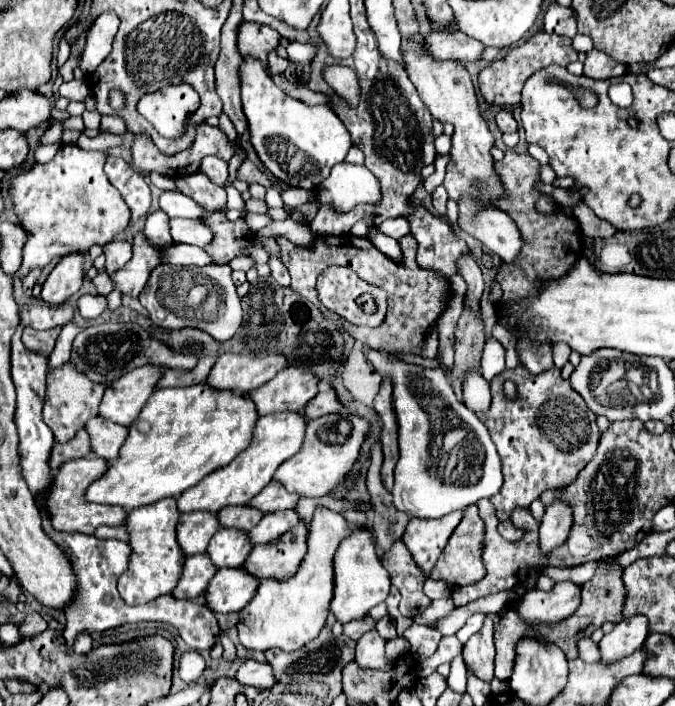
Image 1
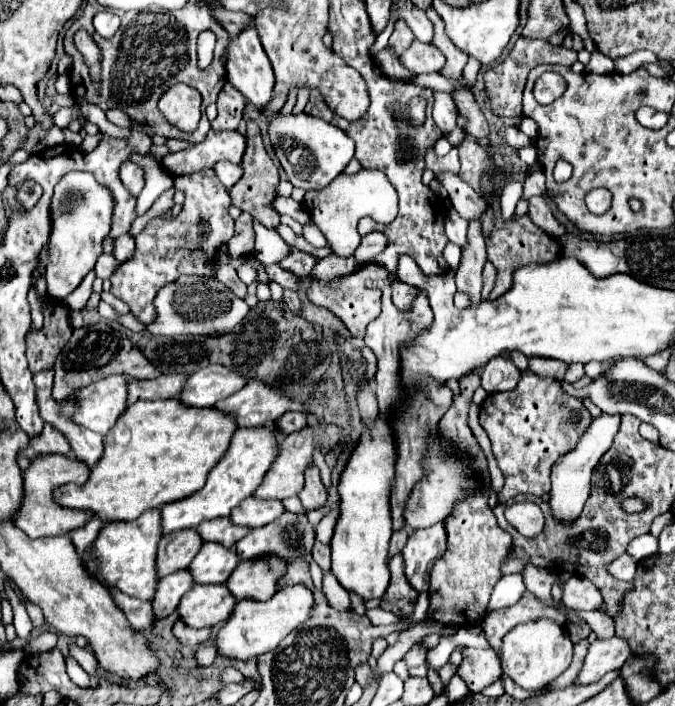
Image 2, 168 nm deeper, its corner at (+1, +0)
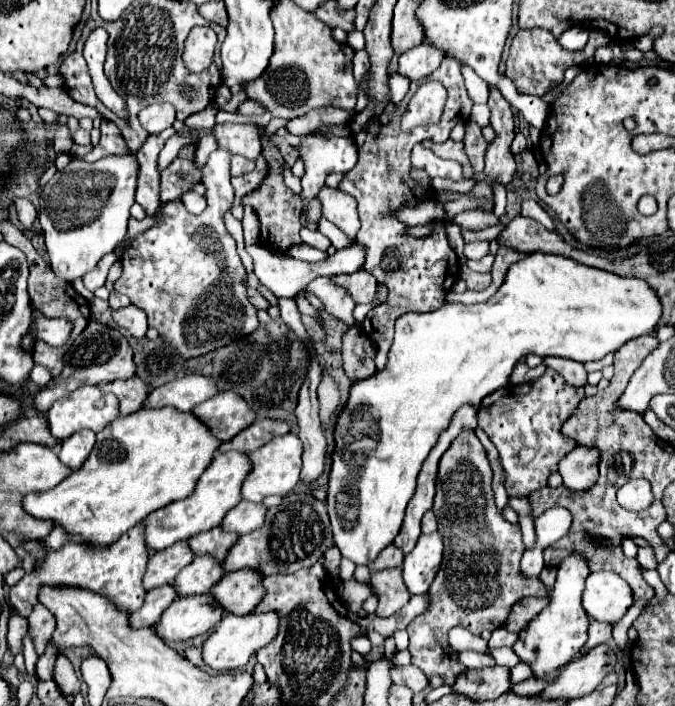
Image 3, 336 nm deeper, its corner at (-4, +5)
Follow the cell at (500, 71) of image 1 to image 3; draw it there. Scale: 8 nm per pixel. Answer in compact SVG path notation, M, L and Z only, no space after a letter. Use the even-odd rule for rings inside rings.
M523 29L513 37L511 53L509 53L509 59L507 59L507 77L515 83L519 93L541 97L551 87L555 87L563 81L563 73L565 73L567 67L585 63L587 59L593 57L593 53L599 47L609 45L609 43L611 43L611 37L607 37L601 29L591 29L589 41L581 51L567 51L557 43L557 39L549 31L545 31L545 29Z

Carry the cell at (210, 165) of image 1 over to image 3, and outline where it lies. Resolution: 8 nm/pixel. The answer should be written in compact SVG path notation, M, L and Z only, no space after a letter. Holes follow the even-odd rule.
M233 155L233 161L231 161L231 175L233 175L233 177L251 173L253 169L255 169L255 161L245 159L245 157L241 157L241 155Z

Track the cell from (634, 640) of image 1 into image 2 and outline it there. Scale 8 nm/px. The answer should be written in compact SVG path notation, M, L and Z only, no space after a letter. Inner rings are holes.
M608 638L596 640L590 644L584 666L576 678L578 684L590 684L600 680L610 670L620 670L622 664L632 656L630 644L624 638Z

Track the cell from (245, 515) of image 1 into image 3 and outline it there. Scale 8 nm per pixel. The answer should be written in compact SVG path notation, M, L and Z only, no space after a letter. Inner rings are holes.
M211 529L211 533L199 533L199 537L191 537L189 549L193 555L211 555L217 561L227 557L231 545L235 543L237 535L233 533L223 533L221 529Z

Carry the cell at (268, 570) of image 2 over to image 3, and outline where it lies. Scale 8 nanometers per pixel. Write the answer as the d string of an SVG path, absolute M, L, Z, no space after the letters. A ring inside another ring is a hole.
M251 569L227 573L217 585L211 587L211 595L227 613L247 615L263 599L261 573L251 573Z

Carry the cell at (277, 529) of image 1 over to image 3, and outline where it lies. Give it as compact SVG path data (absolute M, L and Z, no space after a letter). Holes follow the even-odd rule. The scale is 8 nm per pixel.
M289 493L283 497L281 505L267 509L265 523L259 529L241 535L235 541L227 557L221 561L221 567L225 573L239 569L253 569L261 575L295 573L299 569L315 565L333 545L335 543L325 503L315 499L311 493Z

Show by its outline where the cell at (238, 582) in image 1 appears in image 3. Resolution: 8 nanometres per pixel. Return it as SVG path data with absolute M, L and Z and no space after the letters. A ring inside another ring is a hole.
M207 595L179 597L165 609L153 629L163 641L179 643L211 631L221 621L221 617L223 609L213 609L207 603Z

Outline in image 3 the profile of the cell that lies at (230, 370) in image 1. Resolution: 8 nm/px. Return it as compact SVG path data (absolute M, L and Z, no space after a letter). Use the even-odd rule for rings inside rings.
M185 375L161 387L153 387L143 403L147 409L175 407L177 411L191 411L195 405L219 393L217 385L203 375Z

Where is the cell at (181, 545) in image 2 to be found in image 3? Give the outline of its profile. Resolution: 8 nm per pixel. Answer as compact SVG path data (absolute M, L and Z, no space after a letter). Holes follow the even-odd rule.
M183 541L183 545L171 545L171 549L163 549L163 553L153 553L147 561L143 587L149 591L161 585L169 585L175 575L191 561L193 557L187 549L187 541Z

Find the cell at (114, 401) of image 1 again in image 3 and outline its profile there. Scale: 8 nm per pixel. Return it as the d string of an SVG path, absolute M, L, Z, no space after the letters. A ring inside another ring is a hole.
M87 385L83 389L73 391L69 397L57 399L49 411L47 411L47 423L49 423L49 431L57 441L63 441L65 437L81 431L81 429L91 429L91 431L99 431L105 425L109 425L117 415L119 415L119 401L115 399L115 395L111 393L103 393L97 385Z

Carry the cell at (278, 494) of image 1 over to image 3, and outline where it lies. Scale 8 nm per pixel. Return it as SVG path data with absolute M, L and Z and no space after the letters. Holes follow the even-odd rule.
M241 501L235 505L221 521L223 531L231 531L237 535L245 535L253 529L259 529L265 519L265 507L261 503L251 503L251 501Z

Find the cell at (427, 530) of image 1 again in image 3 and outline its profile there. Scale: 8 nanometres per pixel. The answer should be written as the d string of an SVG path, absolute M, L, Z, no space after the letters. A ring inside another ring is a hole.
M435 531L431 535L421 535L415 549L405 557L403 581L411 595L423 595L431 587L435 573L439 571L443 555L443 539Z

